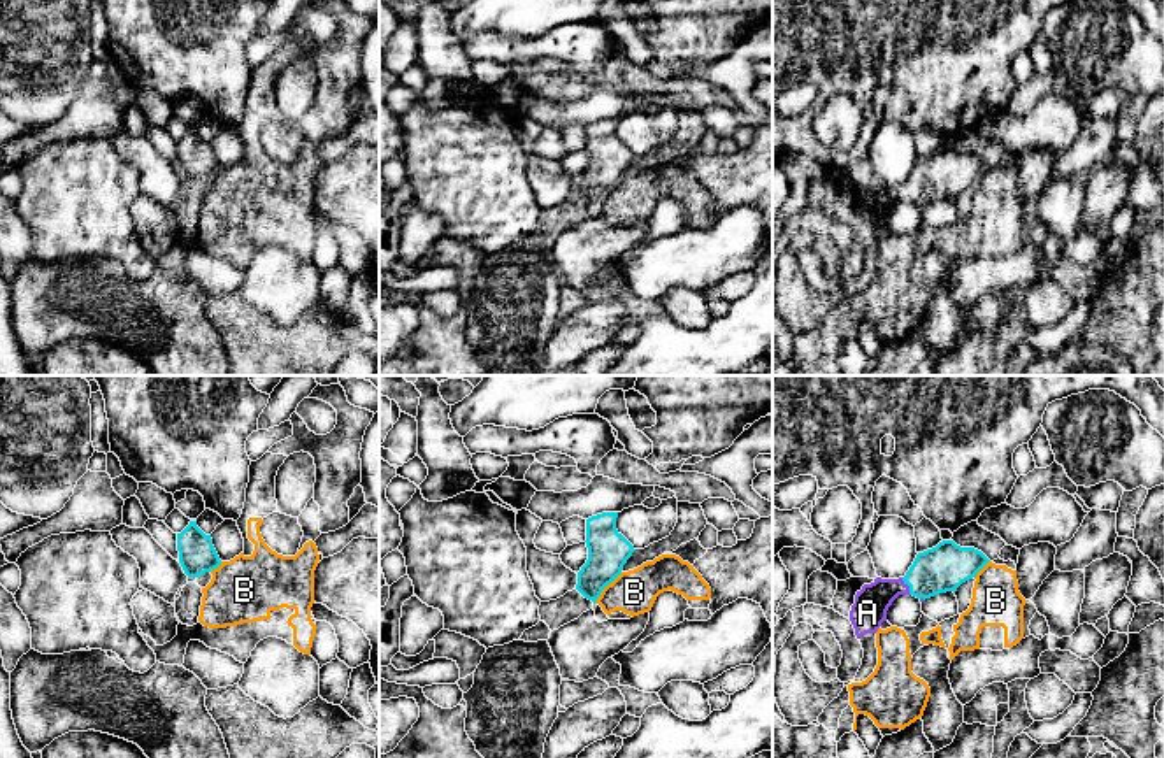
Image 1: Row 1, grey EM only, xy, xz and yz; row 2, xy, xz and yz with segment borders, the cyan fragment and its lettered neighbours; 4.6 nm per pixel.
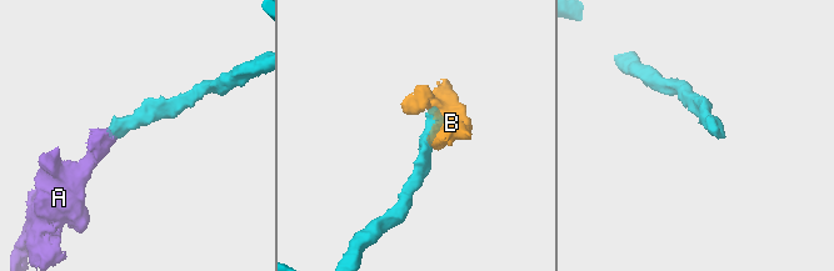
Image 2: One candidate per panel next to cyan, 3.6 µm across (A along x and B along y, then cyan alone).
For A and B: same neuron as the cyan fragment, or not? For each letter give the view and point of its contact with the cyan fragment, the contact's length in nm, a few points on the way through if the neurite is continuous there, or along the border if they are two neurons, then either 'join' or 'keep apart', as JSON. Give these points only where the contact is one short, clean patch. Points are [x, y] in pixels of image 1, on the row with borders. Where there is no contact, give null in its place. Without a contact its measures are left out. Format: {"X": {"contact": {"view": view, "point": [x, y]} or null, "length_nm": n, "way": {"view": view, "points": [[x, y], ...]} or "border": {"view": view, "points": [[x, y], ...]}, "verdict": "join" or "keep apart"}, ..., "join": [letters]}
{"A": {"contact": {"view": "yz", "point": [908, 585]}, "length_nm": 90, "way": {"view": "yz", "points": [[945, 567], [922, 581], [908, 585], [894, 586], [868, 613]]}, "verdict": "join"}, "B": {"contact": {"view": "xz", "point": [606, 585]}, "length_nm": 190, "border": {"view": "xz", "points": [[622, 572], [594, 602]]}, "verdict": "keep apart"}, "join": ["A"]}

